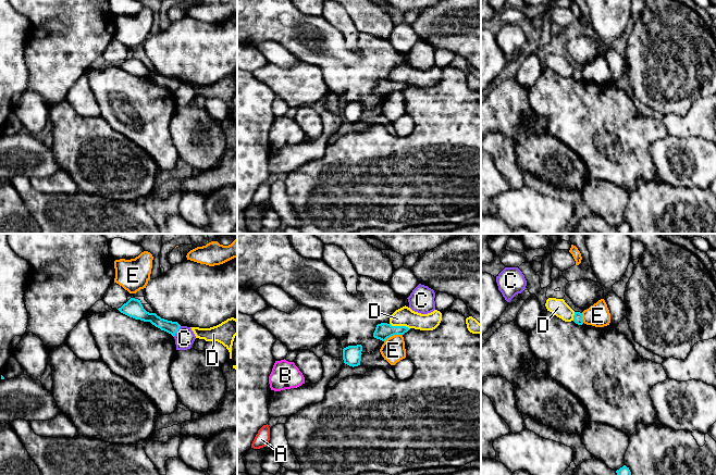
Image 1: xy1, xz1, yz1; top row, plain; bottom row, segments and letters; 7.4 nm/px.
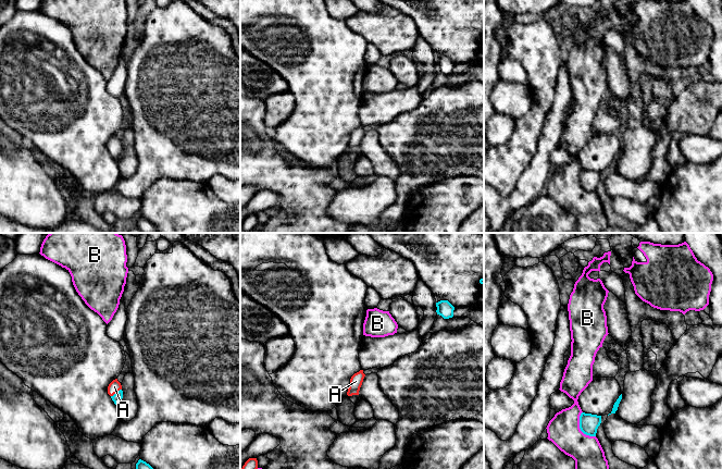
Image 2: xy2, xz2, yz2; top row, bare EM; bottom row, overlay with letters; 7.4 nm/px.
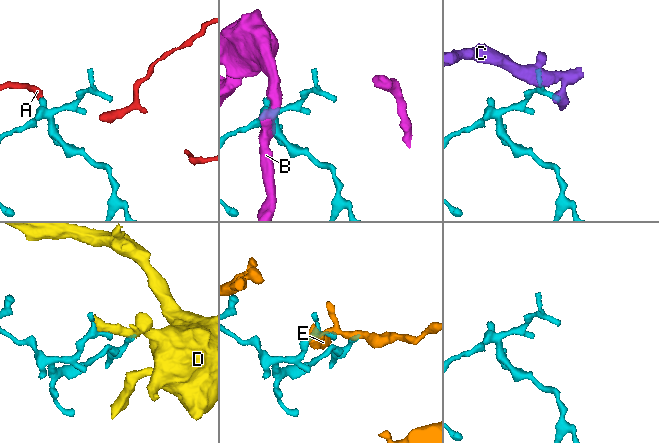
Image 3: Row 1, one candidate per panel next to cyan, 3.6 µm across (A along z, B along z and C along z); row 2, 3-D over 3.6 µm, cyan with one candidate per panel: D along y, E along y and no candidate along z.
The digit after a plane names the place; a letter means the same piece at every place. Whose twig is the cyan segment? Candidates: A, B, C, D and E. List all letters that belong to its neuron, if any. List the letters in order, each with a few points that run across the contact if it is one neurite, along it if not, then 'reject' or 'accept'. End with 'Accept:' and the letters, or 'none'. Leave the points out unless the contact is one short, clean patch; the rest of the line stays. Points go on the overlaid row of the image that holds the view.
A: line xy2 (117, 396), (116, 392), (114, 386); accept
B: reject
C: line xy1 (181, 326), (173, 336); reject
D: line xz1 (390, 323), (392, 325), (405, 325), (409, 328); reject
E: line xz1 (402, 335), (392, 335), (384, 341); reject
Accept: A

